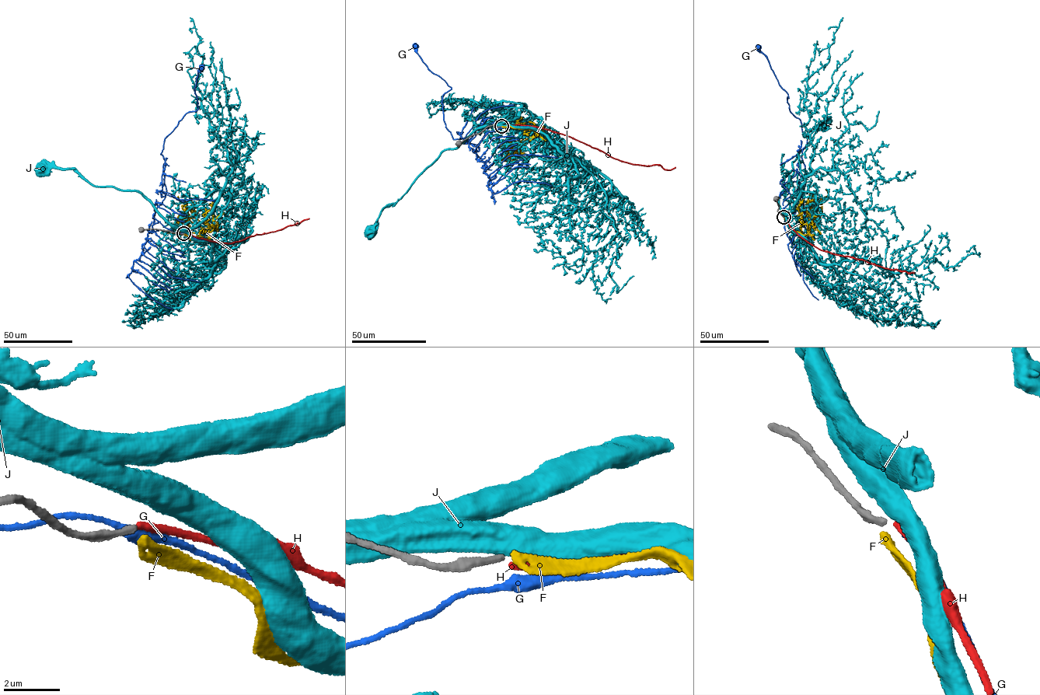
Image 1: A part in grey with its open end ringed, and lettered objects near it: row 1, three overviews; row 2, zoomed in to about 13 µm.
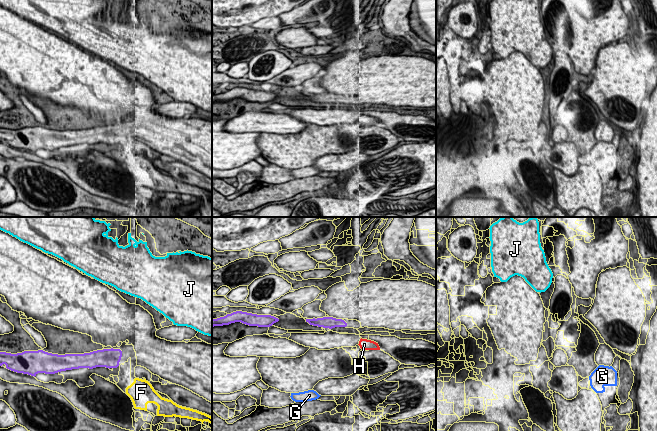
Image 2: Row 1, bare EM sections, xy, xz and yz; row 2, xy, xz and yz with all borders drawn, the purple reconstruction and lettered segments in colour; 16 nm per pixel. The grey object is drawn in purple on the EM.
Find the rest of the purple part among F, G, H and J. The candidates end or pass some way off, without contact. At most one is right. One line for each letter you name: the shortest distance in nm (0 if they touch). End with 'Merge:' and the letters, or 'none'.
Merge: none

